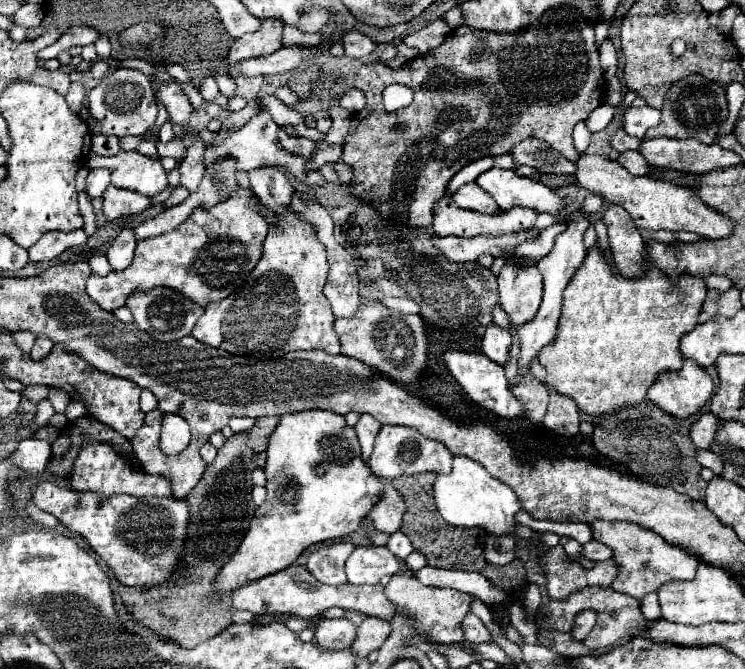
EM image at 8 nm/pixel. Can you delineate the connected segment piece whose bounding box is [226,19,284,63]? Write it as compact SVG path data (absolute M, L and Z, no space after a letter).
M264 19L260 31L246 33L232 43L226 59L230 63L238 63L252 57L266 57L278 51L282 47L282 29L284 27L274 23L274 19Z

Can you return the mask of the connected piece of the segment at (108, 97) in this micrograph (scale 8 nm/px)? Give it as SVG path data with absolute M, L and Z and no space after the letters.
M114 69L88 93L90 97L90 115L100 125L100 131L106 135L144 135L158 117L158 107L154 99L154 91L150 87L150 77L134 69Z

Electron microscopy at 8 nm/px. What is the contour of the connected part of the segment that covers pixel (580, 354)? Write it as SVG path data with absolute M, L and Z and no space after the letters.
M596 245L588 251L582 267L570 279L564 289L562 315L558 319L556 339L542 349L538 357L540 365L546 369L544 385L560 395L576 401L576 407L588 415L614 415L624 407L638 407L646 401L648 387L668 371L682 369L682 355L678 343L682 335L690 333L698 325L700 307L706 297L706 279L682 275L678 283L670 283L662 271L656 271L648 263L648 275L642 279L626 279L612 273L602 249Z

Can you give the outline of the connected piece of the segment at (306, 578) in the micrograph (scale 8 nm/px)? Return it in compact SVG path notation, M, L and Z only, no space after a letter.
M290 565L284 571L278 571L266 579L258 579L258 583L250 583L242 587L234 597L234 611L248 609L252 613L274 613L274 615L296 615L296 617L316 617L324 613L330 607L340 607L344 611L356 611L366 617L378 617L384 621L392 621L396 615L400 615L400 607L394 605L382 585L352 585L344 583L338 587L330 587L324 583L318 583L306 567Z

